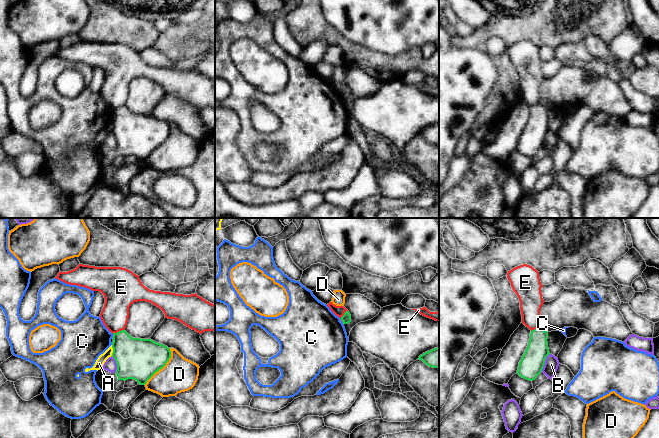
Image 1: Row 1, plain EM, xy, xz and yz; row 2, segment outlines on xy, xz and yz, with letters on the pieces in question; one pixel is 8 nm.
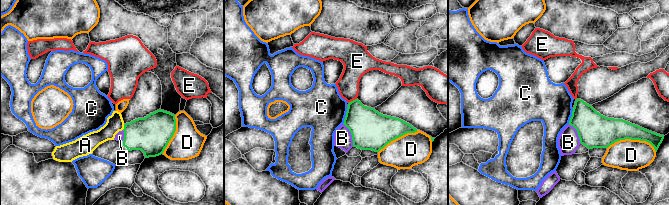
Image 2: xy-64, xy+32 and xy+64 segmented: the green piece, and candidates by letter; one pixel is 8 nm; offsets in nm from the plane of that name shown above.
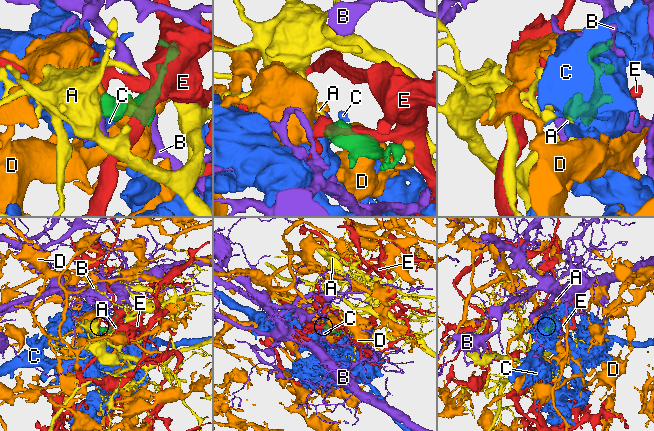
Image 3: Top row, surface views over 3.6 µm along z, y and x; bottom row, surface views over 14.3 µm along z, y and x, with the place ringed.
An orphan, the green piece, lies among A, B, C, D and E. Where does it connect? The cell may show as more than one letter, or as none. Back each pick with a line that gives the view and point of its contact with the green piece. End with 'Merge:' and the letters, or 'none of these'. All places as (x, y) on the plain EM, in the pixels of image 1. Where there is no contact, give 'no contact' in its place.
Merge: none of these

